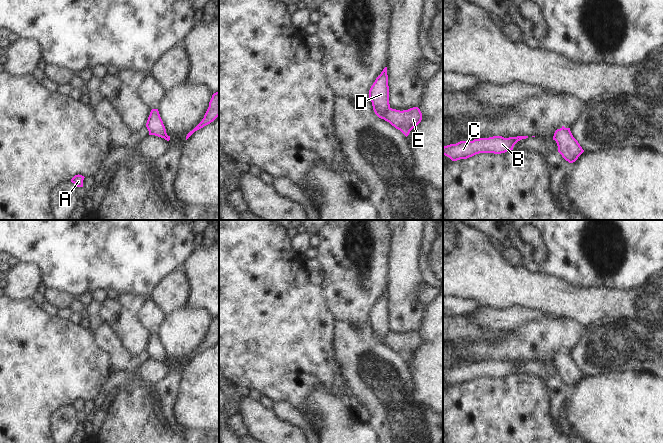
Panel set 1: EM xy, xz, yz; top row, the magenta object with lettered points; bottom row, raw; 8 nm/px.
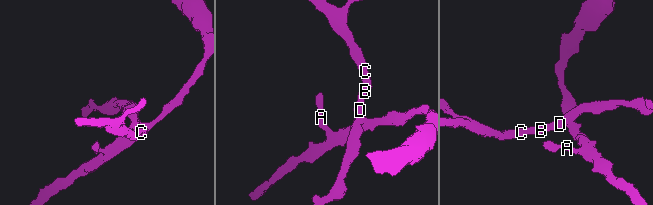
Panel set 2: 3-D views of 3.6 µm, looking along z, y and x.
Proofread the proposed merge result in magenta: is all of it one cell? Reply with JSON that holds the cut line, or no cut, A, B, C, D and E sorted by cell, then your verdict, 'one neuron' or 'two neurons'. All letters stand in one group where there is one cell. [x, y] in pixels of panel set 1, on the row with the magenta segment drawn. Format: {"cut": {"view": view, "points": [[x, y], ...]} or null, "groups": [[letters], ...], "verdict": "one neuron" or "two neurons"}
{"cut": {"view": "xz", "points": [[389, 107], [383, 118]]}, "groups": [["A", "E"], ["B", "C", "D"]], "verdict": "two neurons"}

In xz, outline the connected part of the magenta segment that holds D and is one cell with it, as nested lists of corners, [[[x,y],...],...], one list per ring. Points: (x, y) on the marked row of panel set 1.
[[[387,67],[383,69],[371,86],[369,90],[369,98],[372,102],[375,114],[379,118],[384,119],[385,113],[390,108]]]

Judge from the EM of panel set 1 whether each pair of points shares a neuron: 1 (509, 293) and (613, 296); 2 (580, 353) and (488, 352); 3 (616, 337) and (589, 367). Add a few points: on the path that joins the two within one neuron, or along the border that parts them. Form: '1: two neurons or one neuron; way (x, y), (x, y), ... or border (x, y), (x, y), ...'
1: one neuron; way (535, 293), (549, 293), (557, 297), (587, 297)
2: two neurons; border (583, 332), (583, 335), (570, 352)
3: one neuron; way (609, 344), (593, 360)

